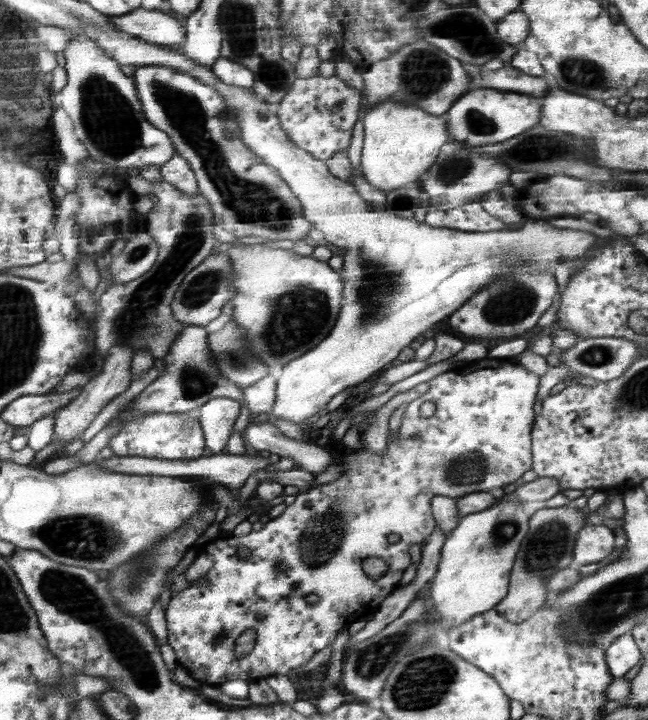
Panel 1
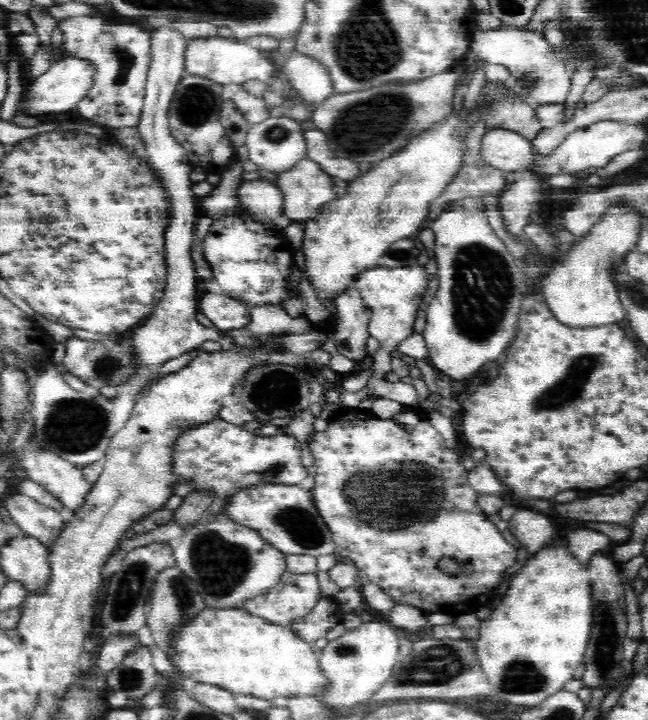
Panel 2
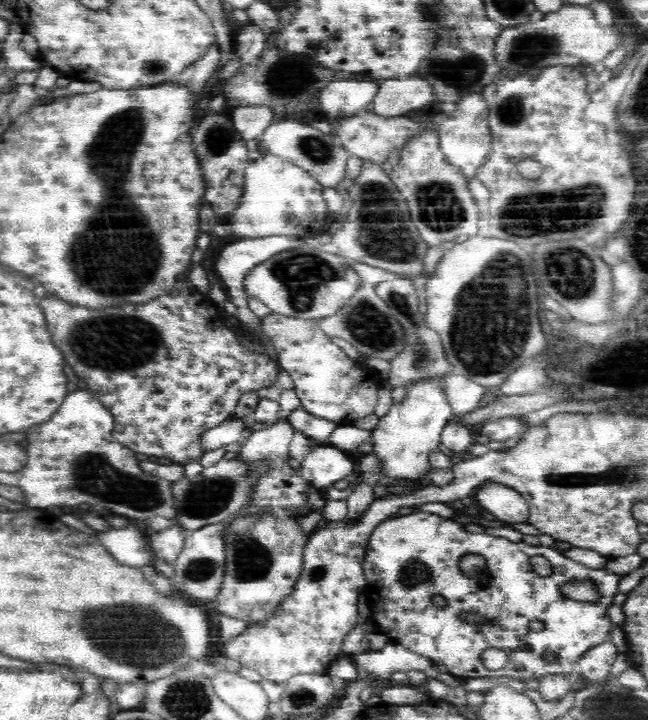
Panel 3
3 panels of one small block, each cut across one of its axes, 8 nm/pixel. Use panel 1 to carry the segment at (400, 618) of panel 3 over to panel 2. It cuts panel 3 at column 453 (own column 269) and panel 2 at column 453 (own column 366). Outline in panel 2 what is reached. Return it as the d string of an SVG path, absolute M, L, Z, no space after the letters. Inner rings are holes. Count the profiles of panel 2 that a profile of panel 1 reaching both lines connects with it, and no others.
M408 405L394 418L378 418L372 414L372 411L366 411L364 408L342 408L329 421L328 429L324 432L315 432L307 445L314 458L311 472L315 478L315 483L311 491L314 494L315 507L319 511L319 516L324 519L324 523L332 532L336 546L340 548L338 554L350 558L355 566L365 573L366 581L384 589L384 593L388 593L388 596L392 597L394 604L409 604L426 610L428 614L448 614L448 616L456 619L463 614L475 613L482 604L486 604L494 597L492 590L498 584L501 584L502 572L516 562L516 550L514 550L514 545L508 543L502 537L502 532L496 528L496 525L490 522L488 514L478 506L478 493L469 485L469 470L465 470L462 466L460 454L455 449L446 447L444 439L436 431L436 428L430 424L426 413L422 409L418 410L416 407ZM444 557L460 561L464 565L464 570L460 574L440 572L436 564Z

